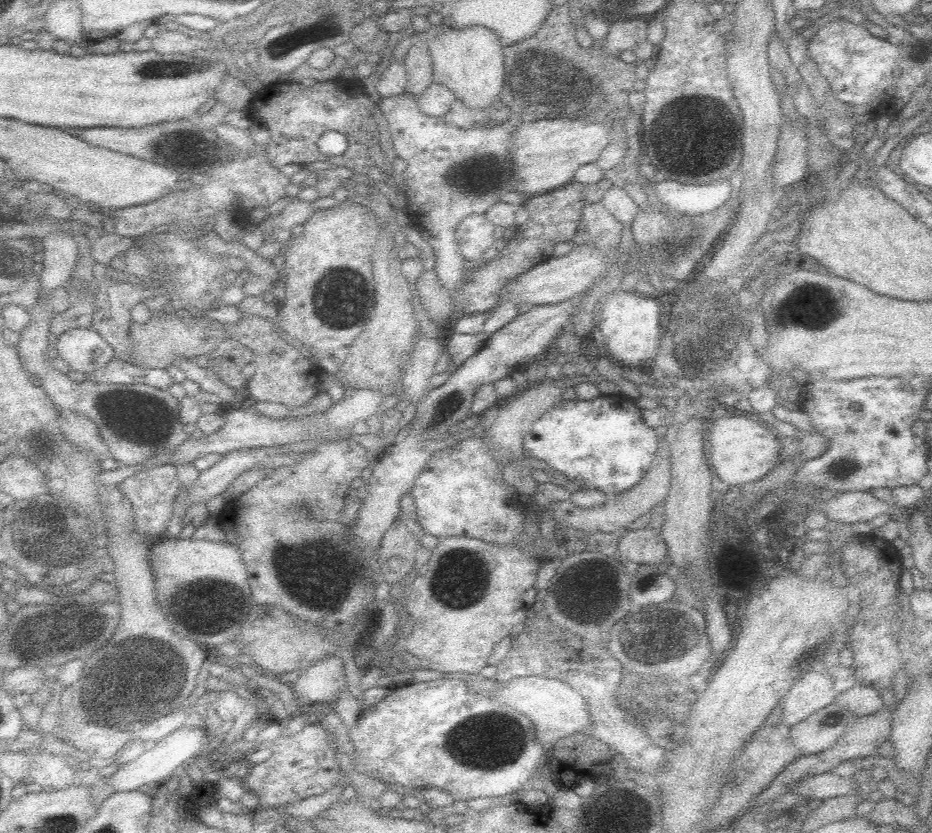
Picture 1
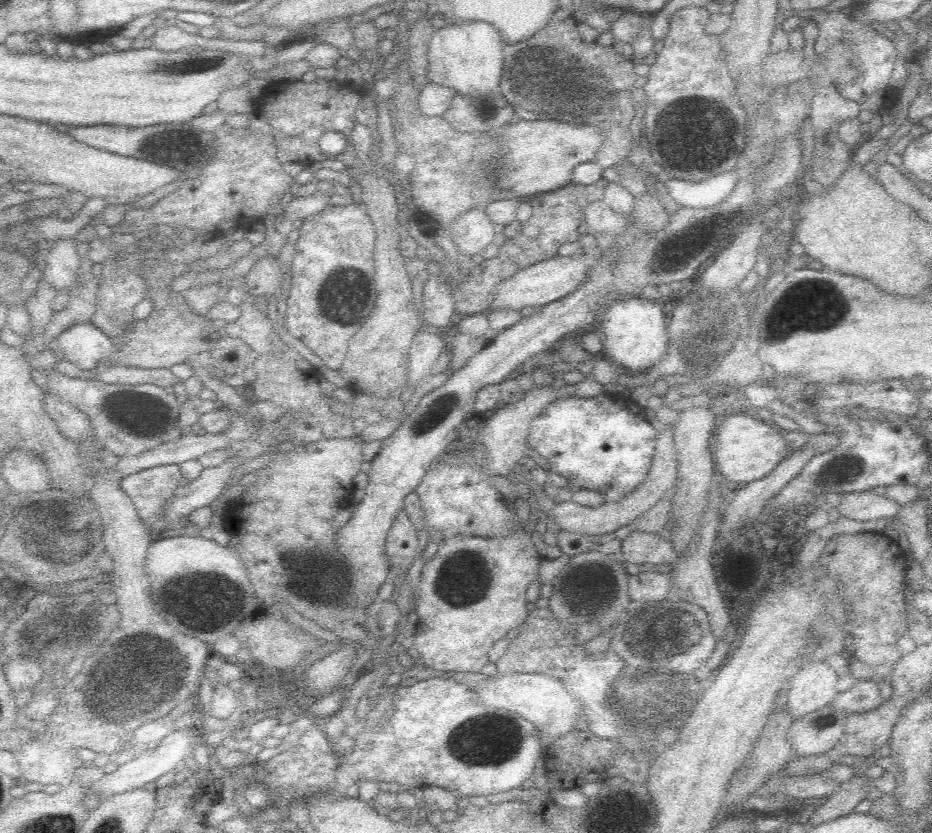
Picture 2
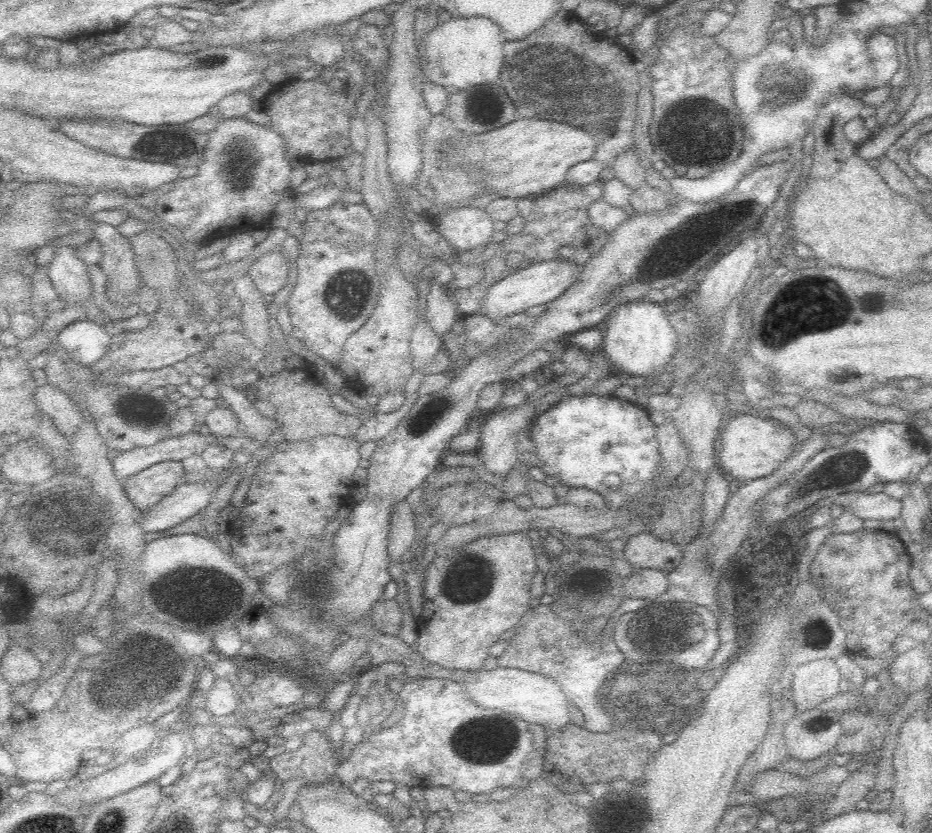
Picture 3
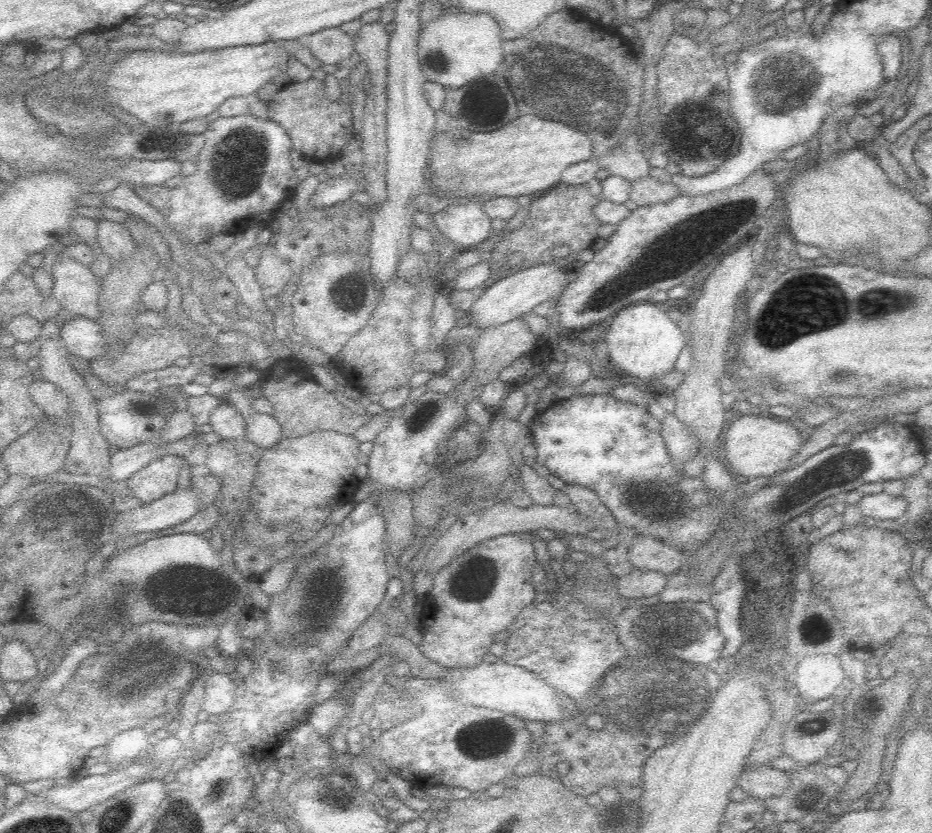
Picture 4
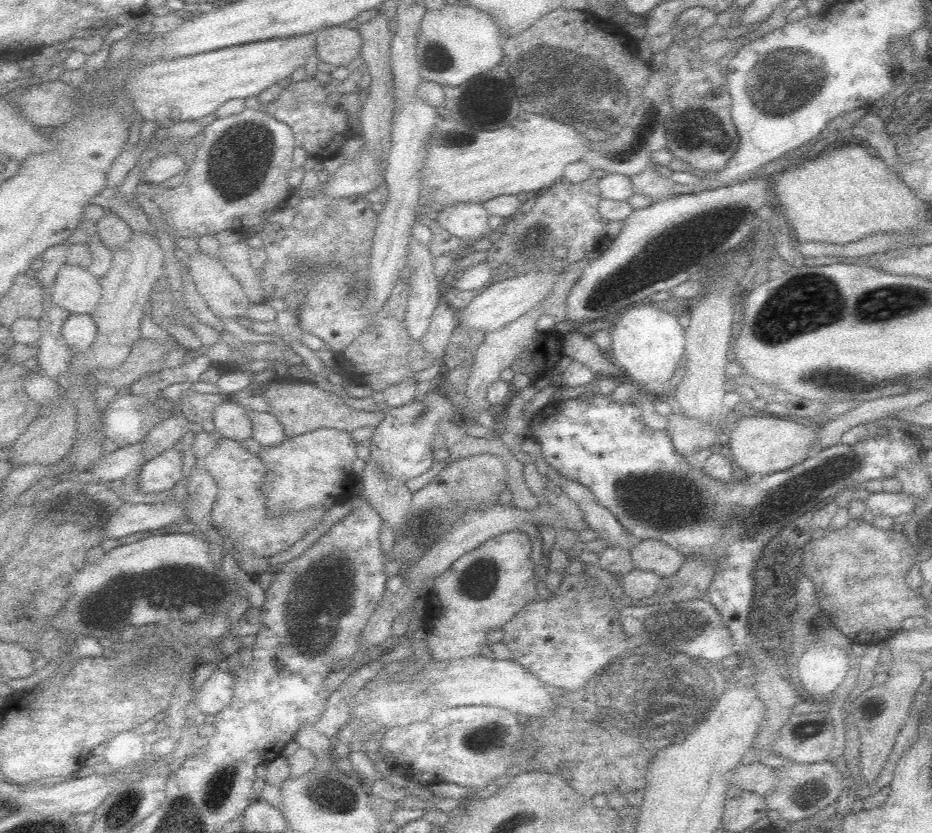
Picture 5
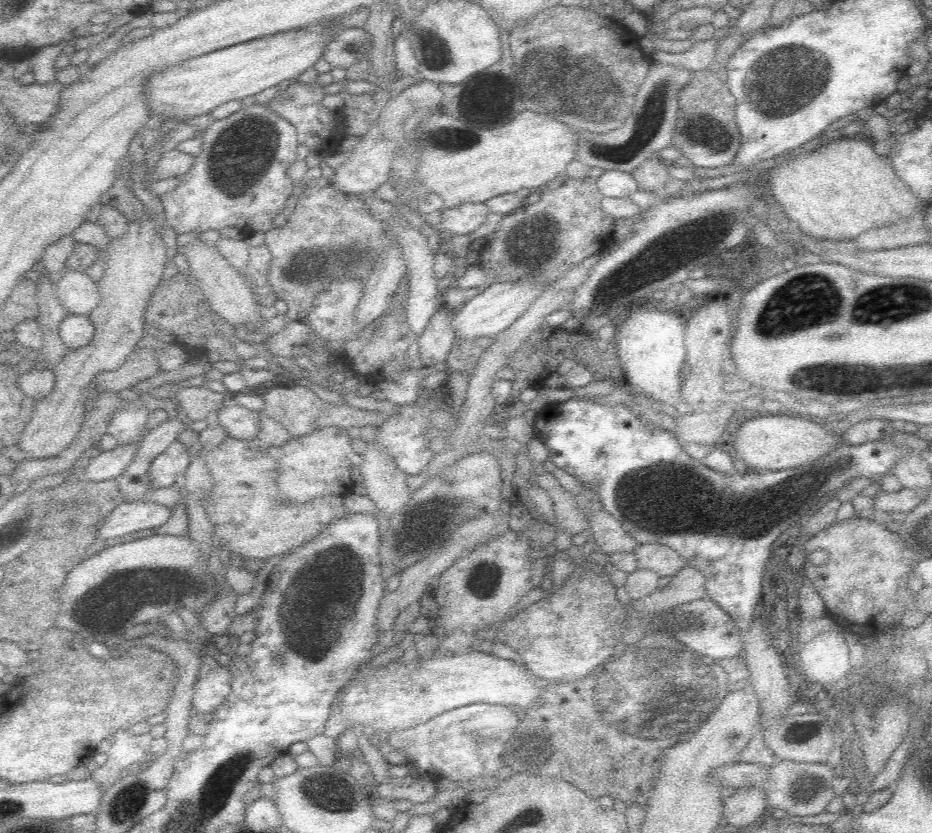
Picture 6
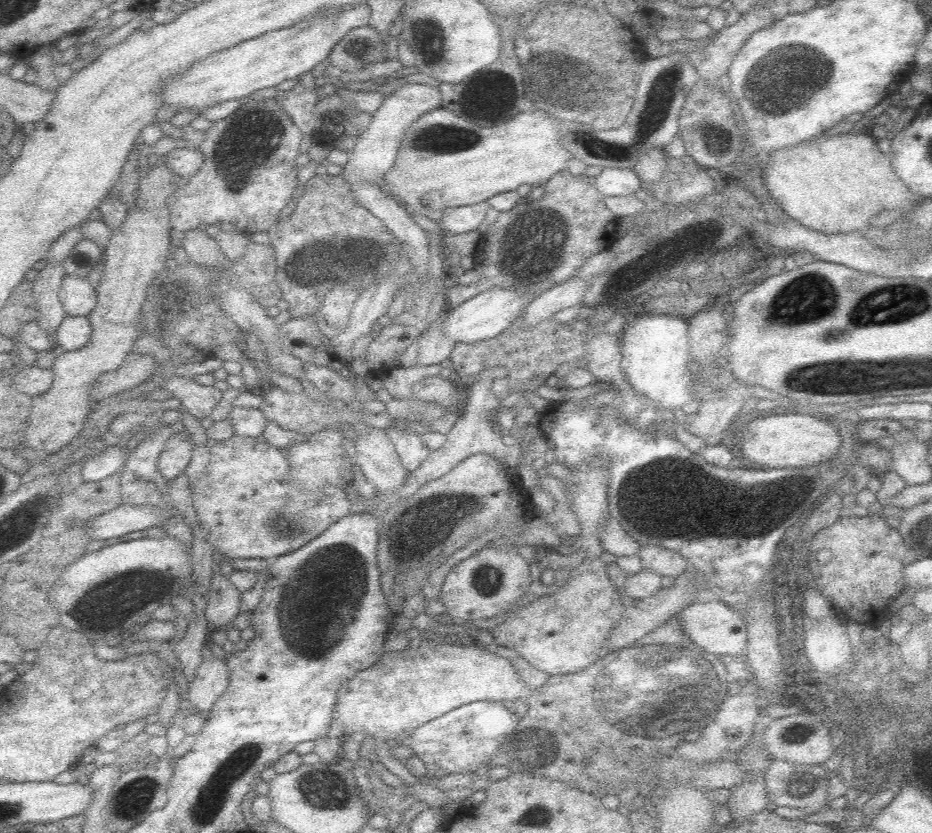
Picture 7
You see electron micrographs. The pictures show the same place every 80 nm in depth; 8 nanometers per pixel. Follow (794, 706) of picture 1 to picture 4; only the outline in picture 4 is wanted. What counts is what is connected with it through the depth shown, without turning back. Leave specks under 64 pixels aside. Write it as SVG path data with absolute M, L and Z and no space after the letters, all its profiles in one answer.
M808 656L796 670L794 684L804 702L824 700L842 684L844 672L838 656Z

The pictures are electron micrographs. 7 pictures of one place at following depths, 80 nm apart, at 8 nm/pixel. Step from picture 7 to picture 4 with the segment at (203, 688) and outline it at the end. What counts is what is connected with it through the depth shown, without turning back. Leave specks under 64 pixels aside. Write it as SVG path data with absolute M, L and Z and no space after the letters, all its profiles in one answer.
M209 671L209 677L205 684L204 706L208 714L220 714L226 712L232 706L234 700L234 684L230 676L236 676L233 672L224 671L216 673Z

